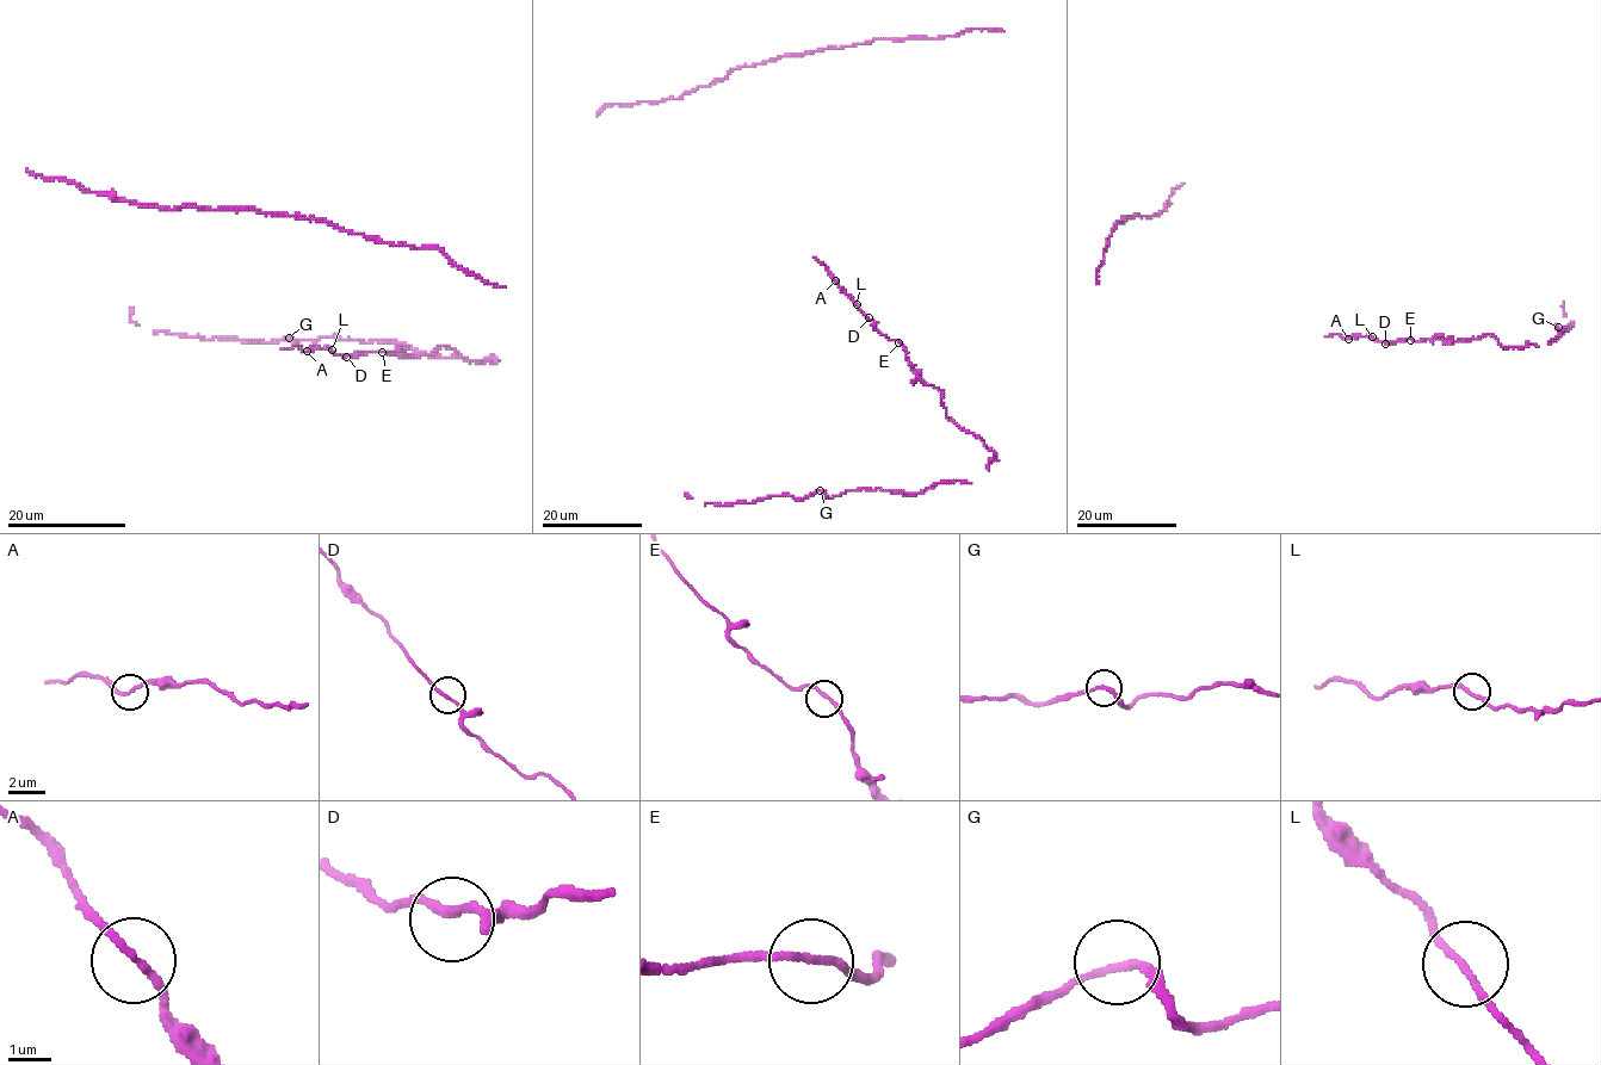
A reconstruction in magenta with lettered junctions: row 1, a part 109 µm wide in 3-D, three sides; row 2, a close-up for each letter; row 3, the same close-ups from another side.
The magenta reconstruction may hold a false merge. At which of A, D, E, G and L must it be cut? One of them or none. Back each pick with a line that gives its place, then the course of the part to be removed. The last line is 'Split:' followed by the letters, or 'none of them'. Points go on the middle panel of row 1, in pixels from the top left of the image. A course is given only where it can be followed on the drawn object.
Split: none of them

